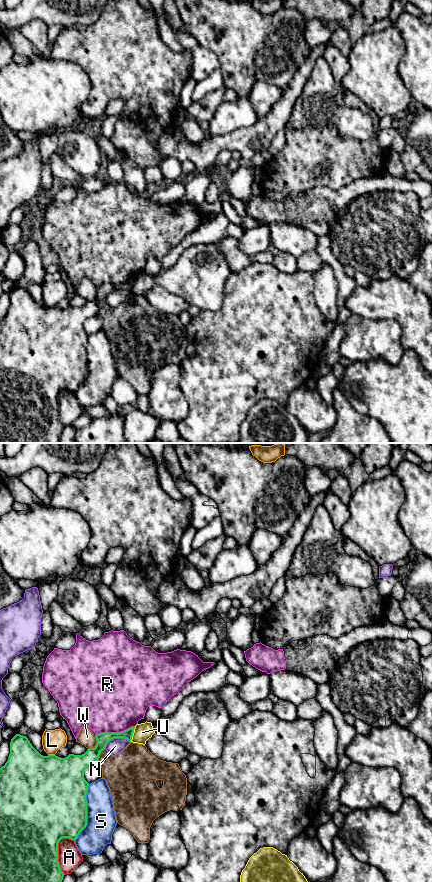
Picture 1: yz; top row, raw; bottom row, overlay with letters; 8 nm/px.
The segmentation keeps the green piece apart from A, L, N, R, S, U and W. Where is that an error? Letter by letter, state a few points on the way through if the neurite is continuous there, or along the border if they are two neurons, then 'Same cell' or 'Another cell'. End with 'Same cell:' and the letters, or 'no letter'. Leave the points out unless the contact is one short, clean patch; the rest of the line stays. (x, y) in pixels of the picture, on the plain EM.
A: Another cell
L: Another cell
N: Another cell
R: Another cell
S: Another cell
U: Boundary: yz (135, 279), (130, 293). Another cell
W: Boundary: yz (96, 287), (96, 296), (88, 301). Another cell
Same cell: no letter

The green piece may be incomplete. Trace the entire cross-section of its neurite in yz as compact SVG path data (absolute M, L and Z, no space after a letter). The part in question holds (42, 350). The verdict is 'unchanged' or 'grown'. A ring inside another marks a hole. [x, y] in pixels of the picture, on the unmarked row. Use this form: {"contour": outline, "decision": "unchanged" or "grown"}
{"contour": "M134 281L97 286L94 300L82 307L69 306L65 310L41 307L26 288L16 286L11 291L8 312L0 320L0 443L60 443L64 425L58 414L58 395L62 390L75 393L87 377L89 335L84 330L84 322L97 315L100 304L110 292L124 290L131 294Z", "decision": "unchanged"}

